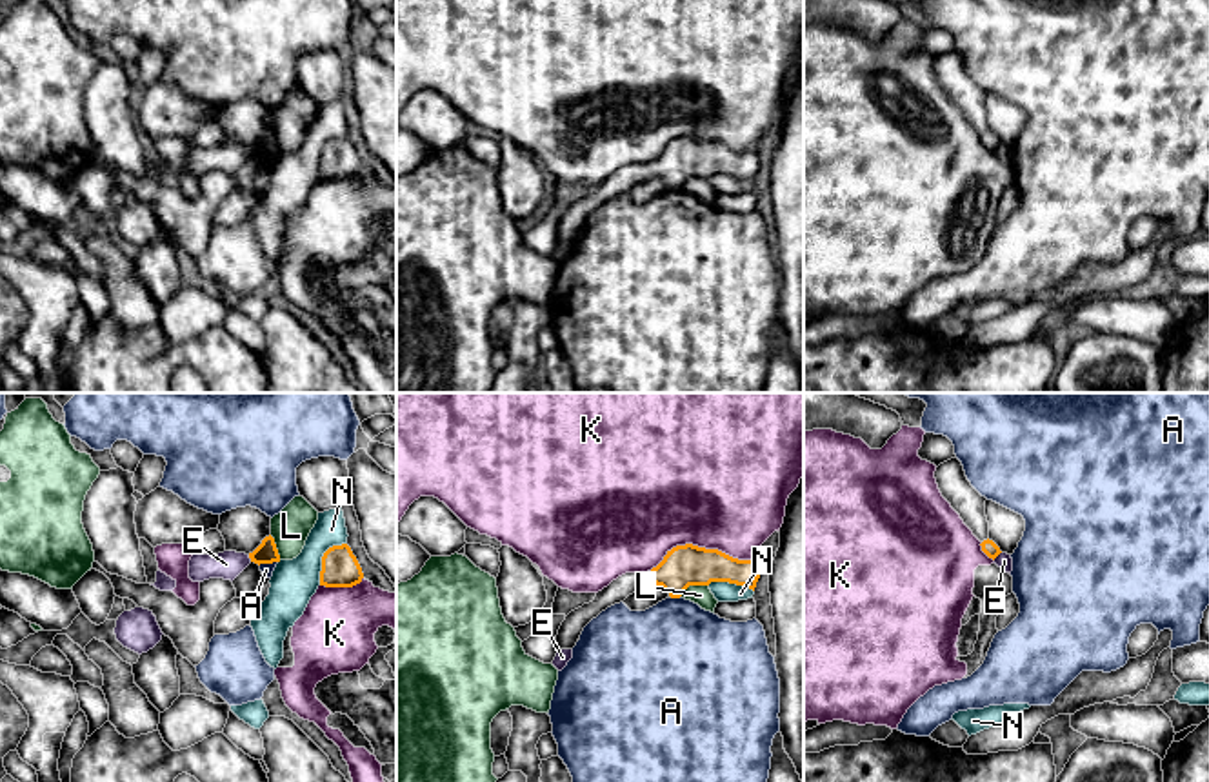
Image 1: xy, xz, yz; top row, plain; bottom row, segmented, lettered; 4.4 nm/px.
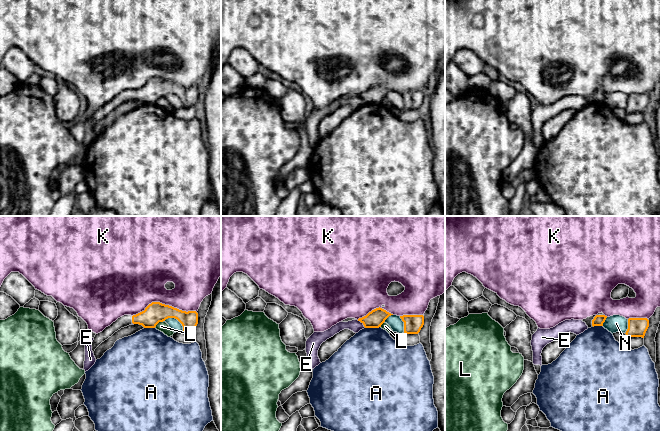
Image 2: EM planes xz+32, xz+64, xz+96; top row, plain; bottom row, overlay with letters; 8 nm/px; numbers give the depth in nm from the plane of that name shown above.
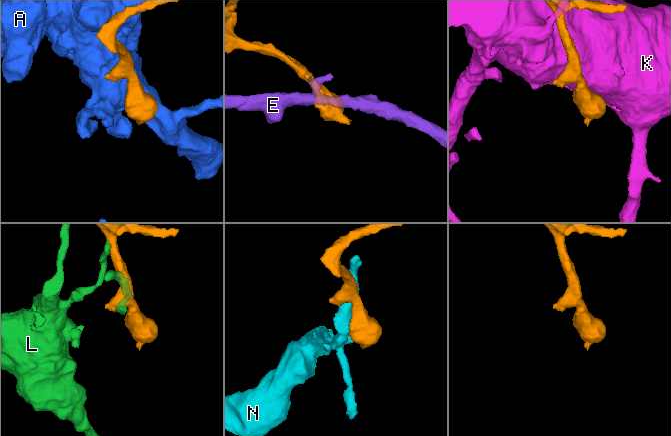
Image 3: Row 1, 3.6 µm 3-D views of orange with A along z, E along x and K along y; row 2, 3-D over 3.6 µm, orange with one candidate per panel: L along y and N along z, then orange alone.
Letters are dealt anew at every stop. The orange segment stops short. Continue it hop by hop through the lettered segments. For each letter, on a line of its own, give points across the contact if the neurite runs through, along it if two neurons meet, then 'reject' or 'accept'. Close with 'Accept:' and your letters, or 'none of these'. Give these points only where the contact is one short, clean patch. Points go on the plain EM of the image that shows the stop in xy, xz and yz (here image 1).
A: reject
E: along yz (1000, 144), (993, 151) | reject
K: reject
L: reject
N: reject
Accept: none of these

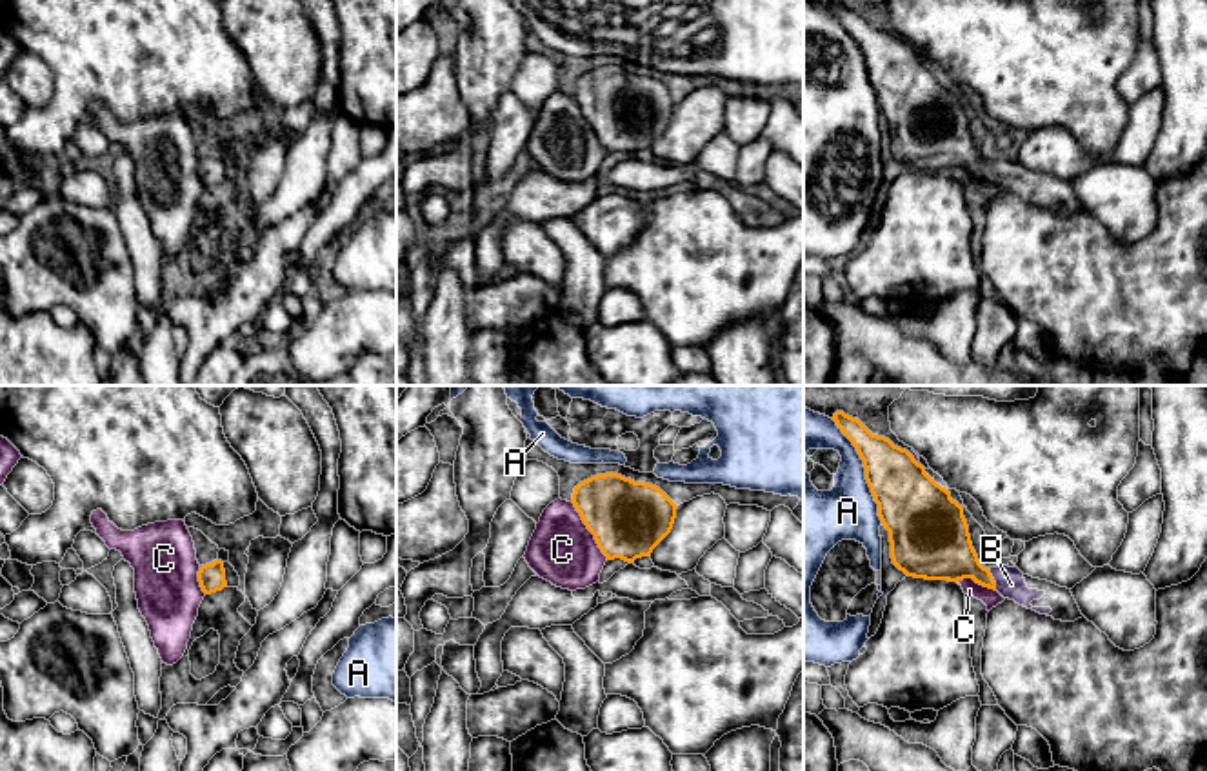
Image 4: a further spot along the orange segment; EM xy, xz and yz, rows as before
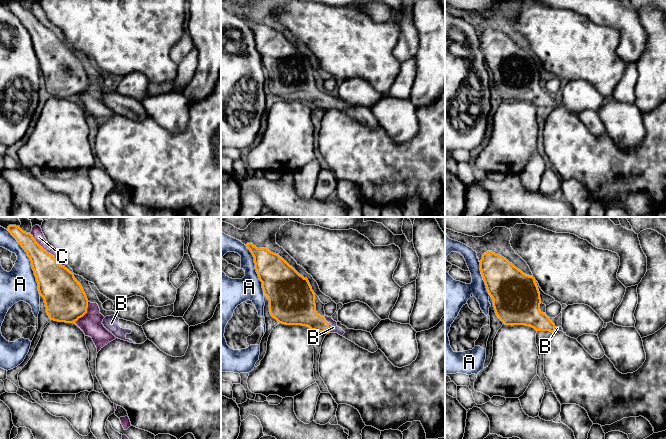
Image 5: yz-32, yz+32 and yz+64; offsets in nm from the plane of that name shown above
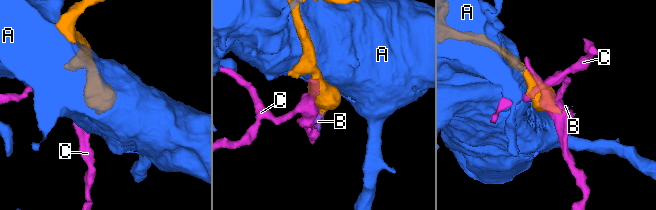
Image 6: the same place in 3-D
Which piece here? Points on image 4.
A: reject
B: across yz (942, 142), (978, 166), (991, 170), (1011, 177) | accept
C: reject
Accept: B

